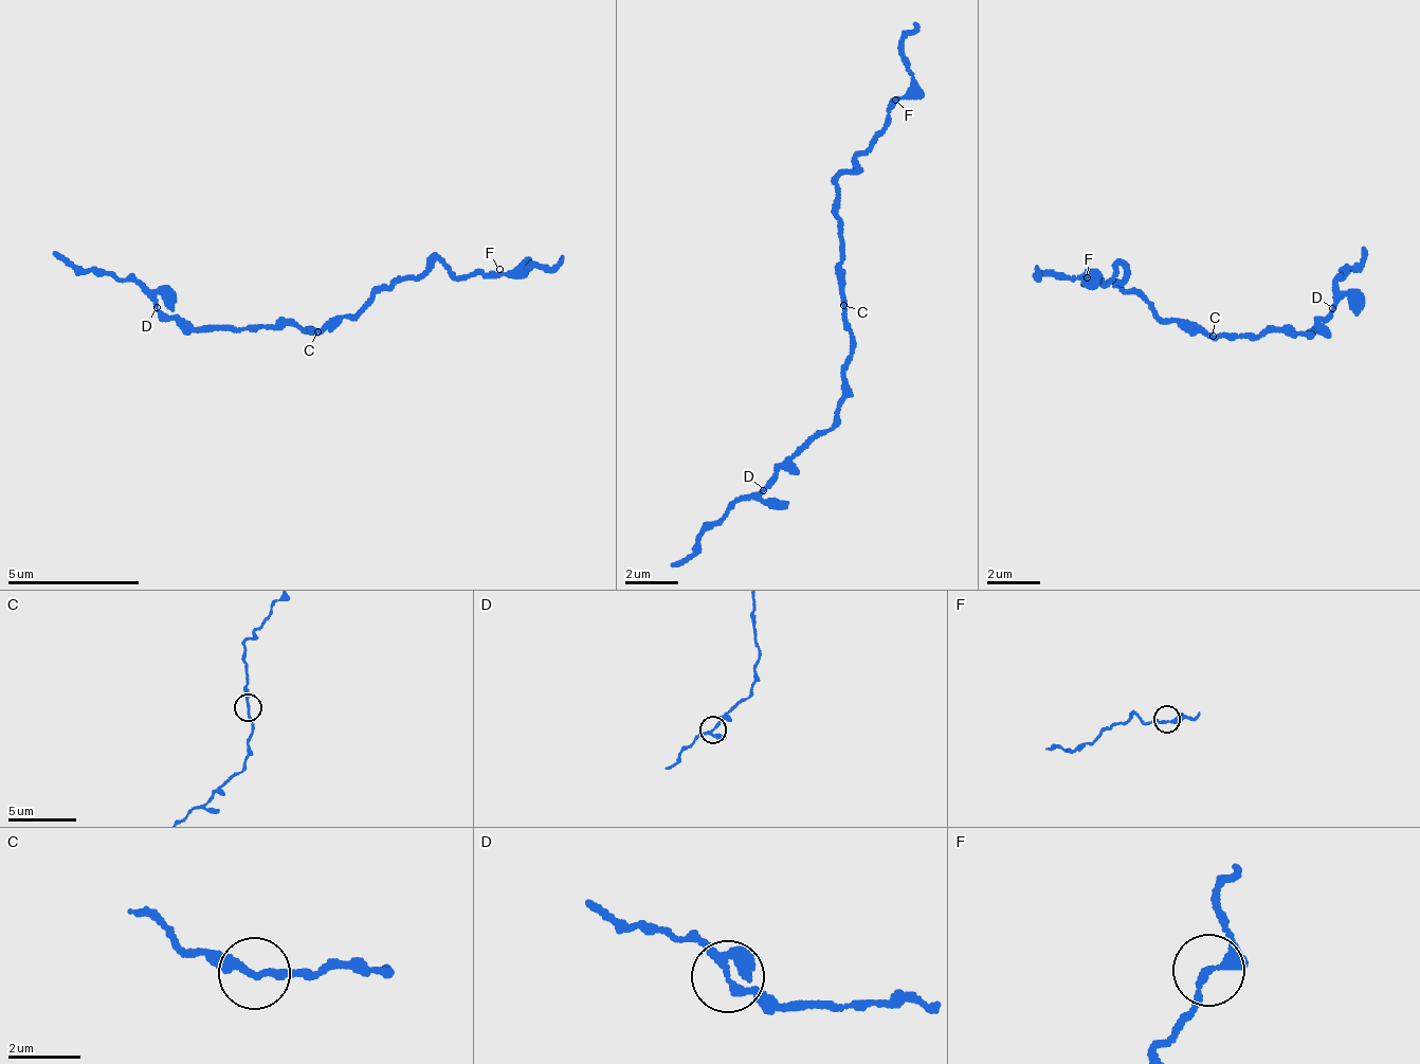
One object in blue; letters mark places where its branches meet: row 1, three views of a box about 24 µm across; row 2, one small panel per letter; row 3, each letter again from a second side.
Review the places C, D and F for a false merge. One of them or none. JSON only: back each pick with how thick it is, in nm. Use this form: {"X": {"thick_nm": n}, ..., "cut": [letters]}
{"cut": []}

